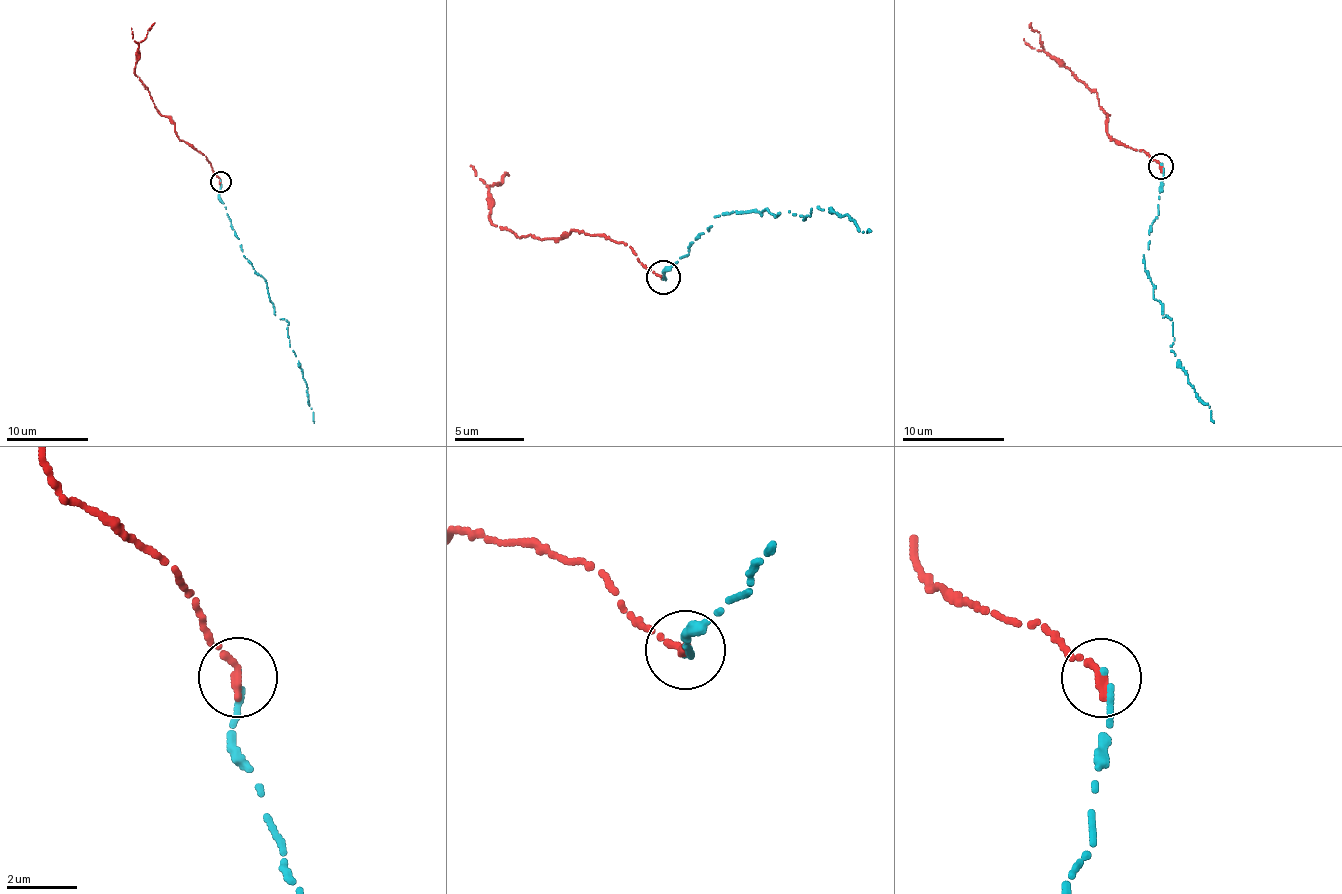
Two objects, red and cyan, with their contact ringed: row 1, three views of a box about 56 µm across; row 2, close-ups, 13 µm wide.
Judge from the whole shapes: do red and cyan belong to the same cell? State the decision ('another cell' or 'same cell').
same cell

